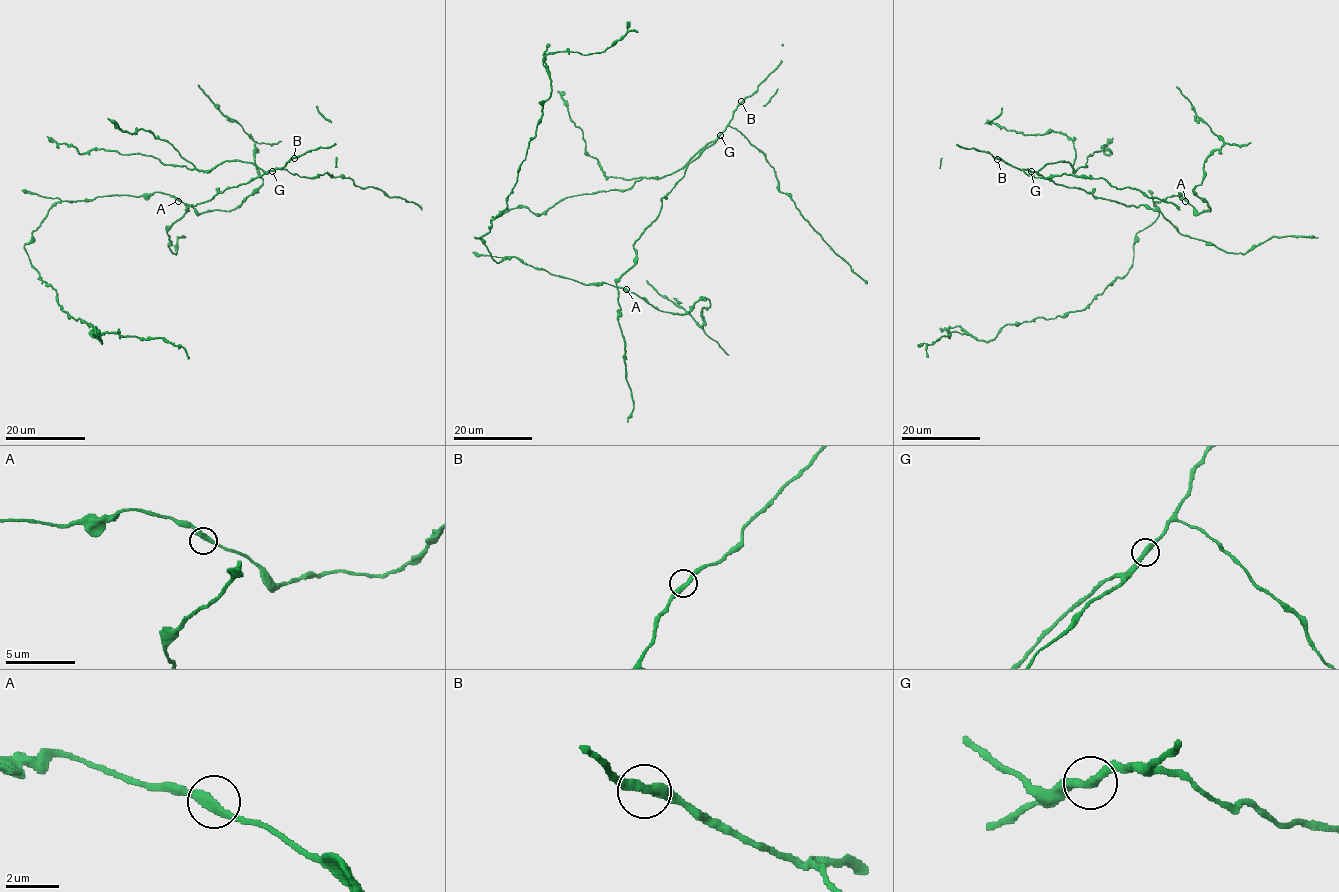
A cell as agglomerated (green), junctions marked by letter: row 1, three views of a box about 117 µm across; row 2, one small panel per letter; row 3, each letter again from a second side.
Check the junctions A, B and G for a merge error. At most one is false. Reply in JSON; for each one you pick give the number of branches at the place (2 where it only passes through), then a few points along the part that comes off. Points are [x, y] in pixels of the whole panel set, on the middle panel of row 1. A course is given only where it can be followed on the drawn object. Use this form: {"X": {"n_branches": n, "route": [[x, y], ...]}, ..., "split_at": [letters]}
{"split_at": []}

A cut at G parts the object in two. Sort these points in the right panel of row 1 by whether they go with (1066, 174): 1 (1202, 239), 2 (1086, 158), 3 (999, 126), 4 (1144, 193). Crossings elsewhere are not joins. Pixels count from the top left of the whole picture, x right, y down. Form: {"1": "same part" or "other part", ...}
{"1": "other part", "2": "other part", "3": "other part", "4": "same part"}

